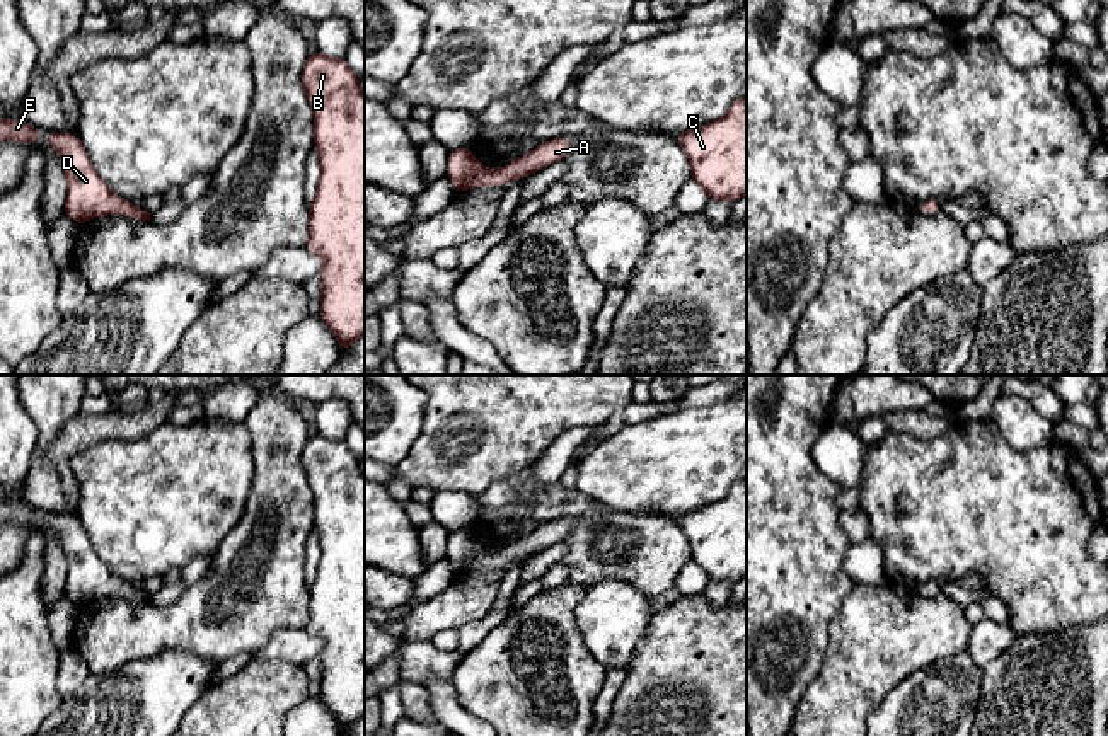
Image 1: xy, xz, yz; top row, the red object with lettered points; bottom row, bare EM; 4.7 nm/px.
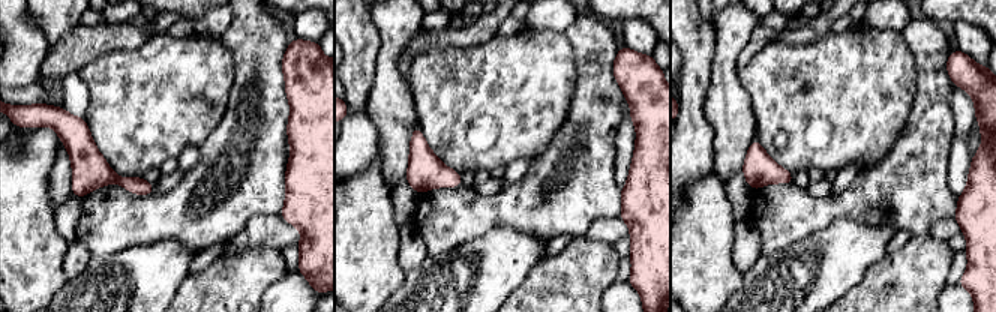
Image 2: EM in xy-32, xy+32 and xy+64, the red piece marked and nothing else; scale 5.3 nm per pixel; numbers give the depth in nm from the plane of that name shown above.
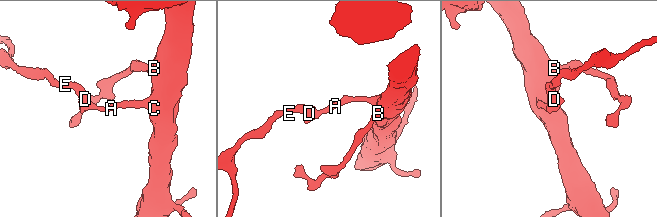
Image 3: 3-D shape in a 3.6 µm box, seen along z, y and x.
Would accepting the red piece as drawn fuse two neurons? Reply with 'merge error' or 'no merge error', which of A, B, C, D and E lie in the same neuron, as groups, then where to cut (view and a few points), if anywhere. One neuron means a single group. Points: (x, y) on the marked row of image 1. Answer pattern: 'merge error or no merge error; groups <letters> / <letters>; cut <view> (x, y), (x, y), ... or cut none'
no merge error; groups A B C D E; cut none

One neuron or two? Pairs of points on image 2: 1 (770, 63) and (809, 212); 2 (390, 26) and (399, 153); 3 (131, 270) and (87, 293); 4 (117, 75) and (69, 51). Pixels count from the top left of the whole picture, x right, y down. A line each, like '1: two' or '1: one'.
1: two
2: one
3: one
4: two

